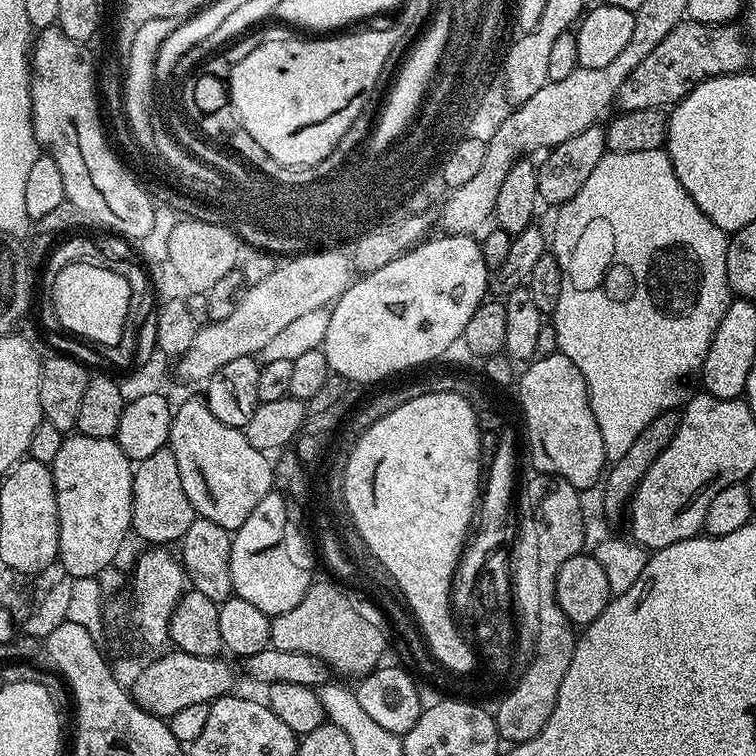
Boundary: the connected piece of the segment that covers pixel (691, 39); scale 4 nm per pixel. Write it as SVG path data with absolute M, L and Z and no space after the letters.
M683 19L646 58L638 65L638 70L622 82L622 90L616 95L615 103L621 104L619 107L625 112L634 110L646 110L647 108L667 109L669 106L675 106L683 96L694 86L698 86L703 80L709 80L715 76L731 76L734 72L742 72L753 67L752 65L752 48L748 45L748 40L742 33L736 29L735 23L726 24L703 24L697 20Z

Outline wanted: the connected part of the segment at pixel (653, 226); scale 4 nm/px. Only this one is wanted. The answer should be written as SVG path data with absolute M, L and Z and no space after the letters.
M664 148L658 150L638 150L630 154L608 152L598 166L590 173L590 178L574 194L572 200L559 205L556 216L556 229L550 232L550 252L558 258L558 266L562 266L562 294L558 298L556 311L551 313L550 323L557 330L557 346L559 352L582 374L588 387L590 406L594 410L594 418L598 418L598 430L602 430L602 442L606 450L606 461L611 462L622 458L630 445L658 414L679 409L685 403L688 392L688 379L695 377L706 358L706 350L710 350L710 342L714 338L714 330L718 330L718 322L722 322L722 314L726 314L730 303L730 289L726 278L726 250L729 237L686 194L682 182L678 182L678 174L674 174L674 166L670 162Z

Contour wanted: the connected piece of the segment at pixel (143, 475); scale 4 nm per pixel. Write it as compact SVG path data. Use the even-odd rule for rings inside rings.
M165 446L158 454L150 454L150 458L139 461L132 474L132 532L148 540L152 546L172 546L181 540L190 530L190 526L198 519L190 498L186 498L186 490L182 490L182 474L178 474L178 461L172 449Z

